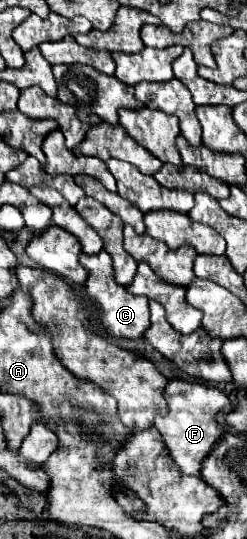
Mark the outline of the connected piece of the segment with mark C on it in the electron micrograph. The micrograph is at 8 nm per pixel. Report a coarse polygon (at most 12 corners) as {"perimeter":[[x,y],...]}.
{"perimeter":[[80,255],[86,293],[114,337],[140,339],[148,299],[114,279],[112,259]]}

